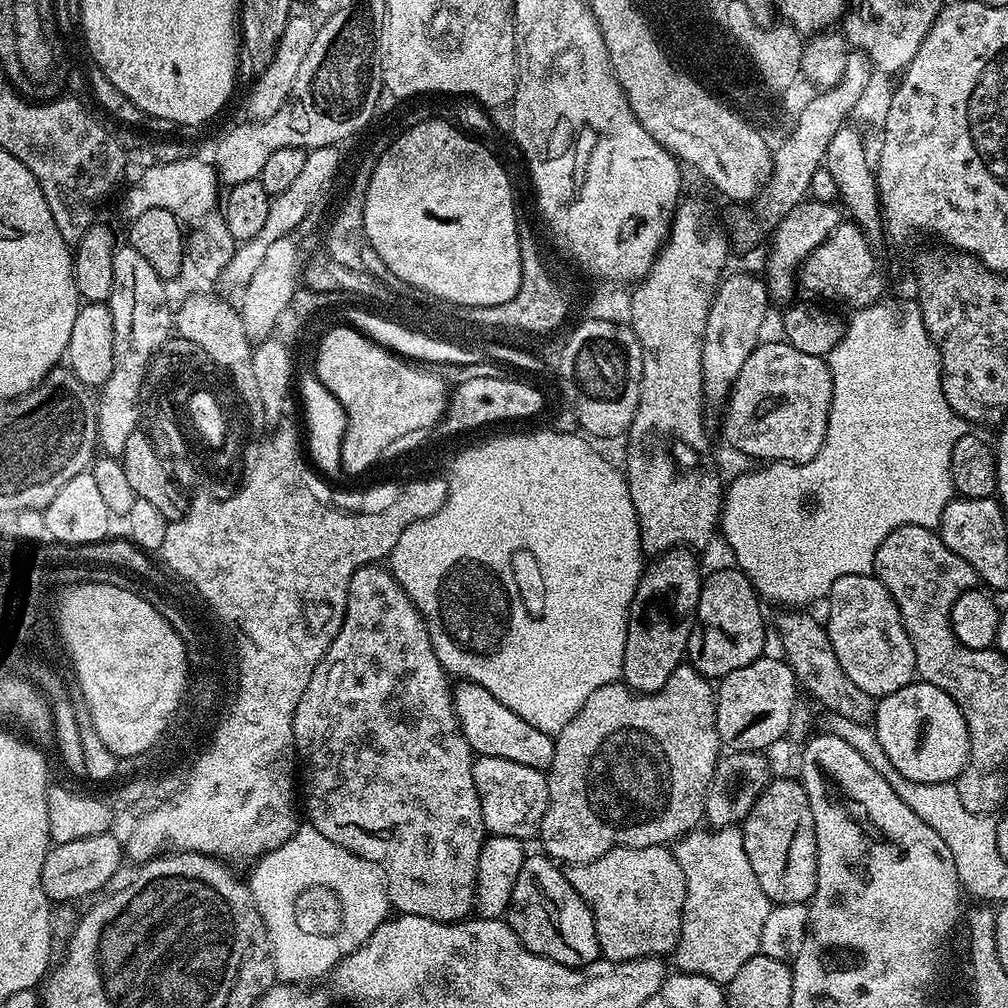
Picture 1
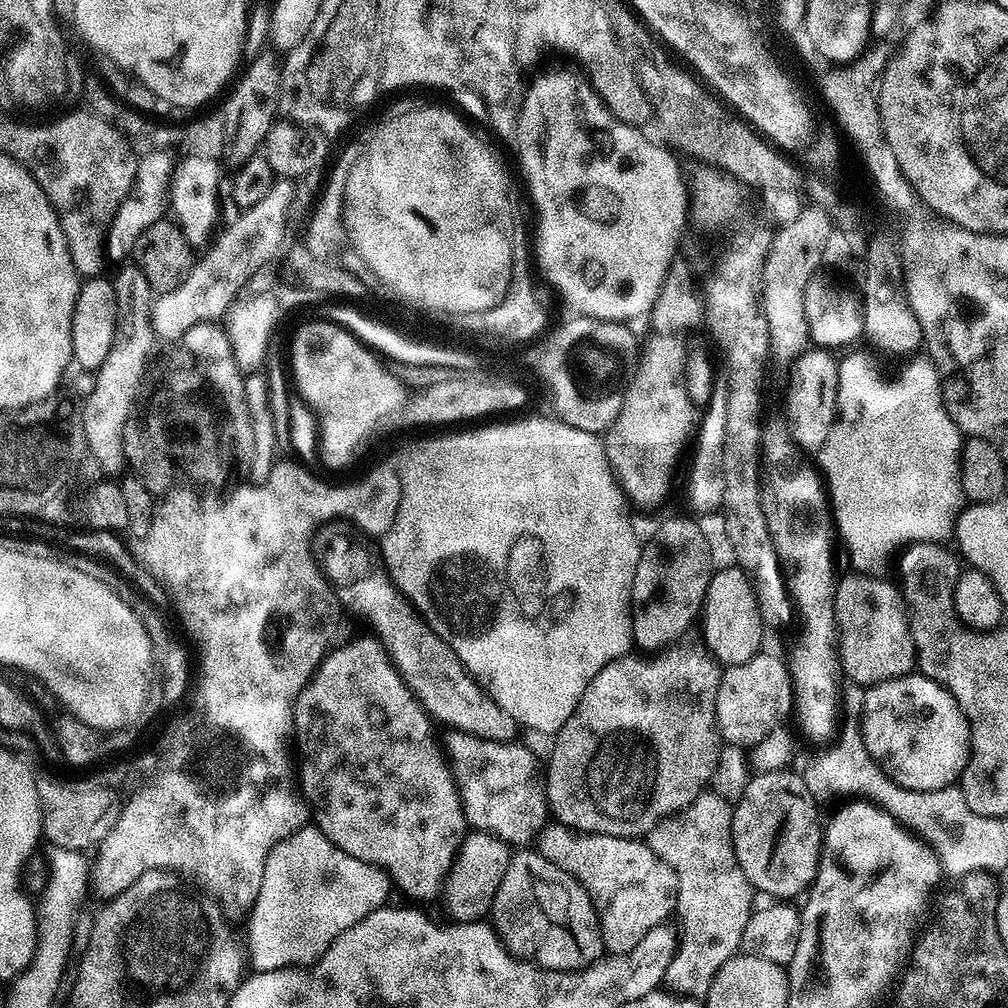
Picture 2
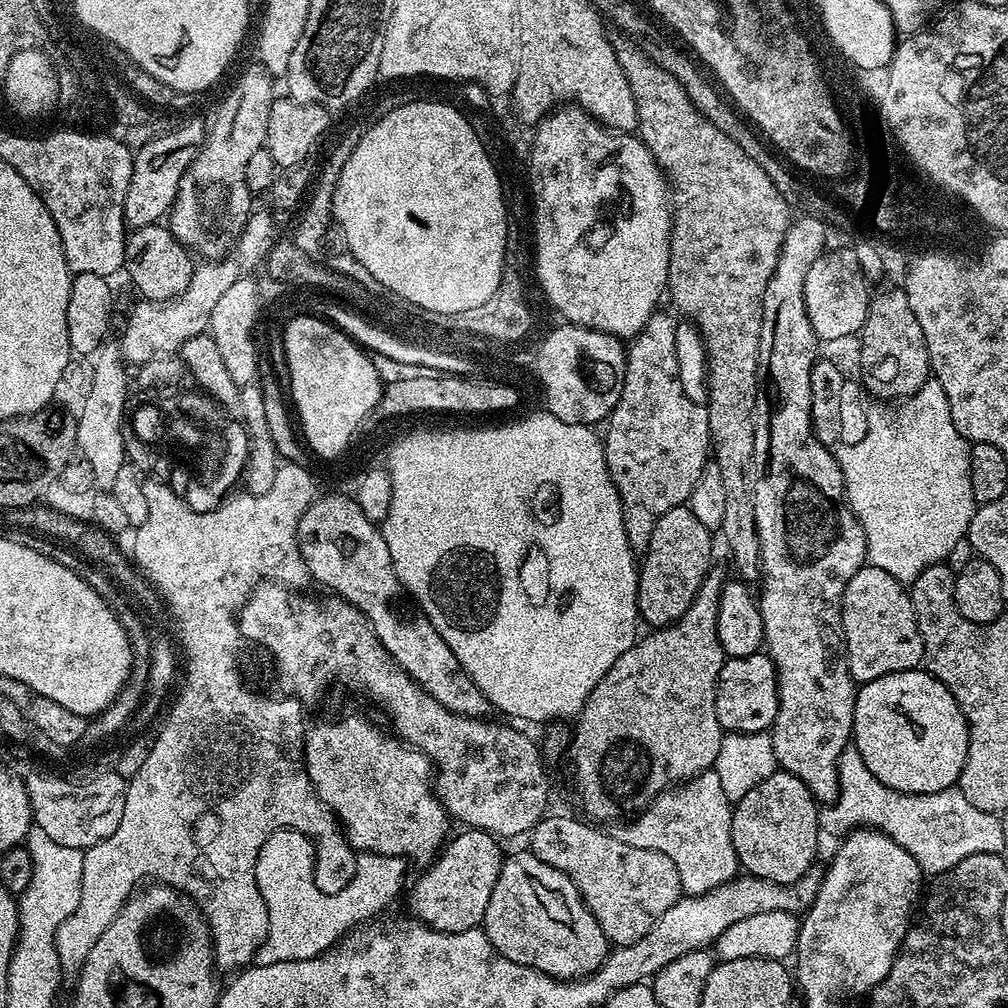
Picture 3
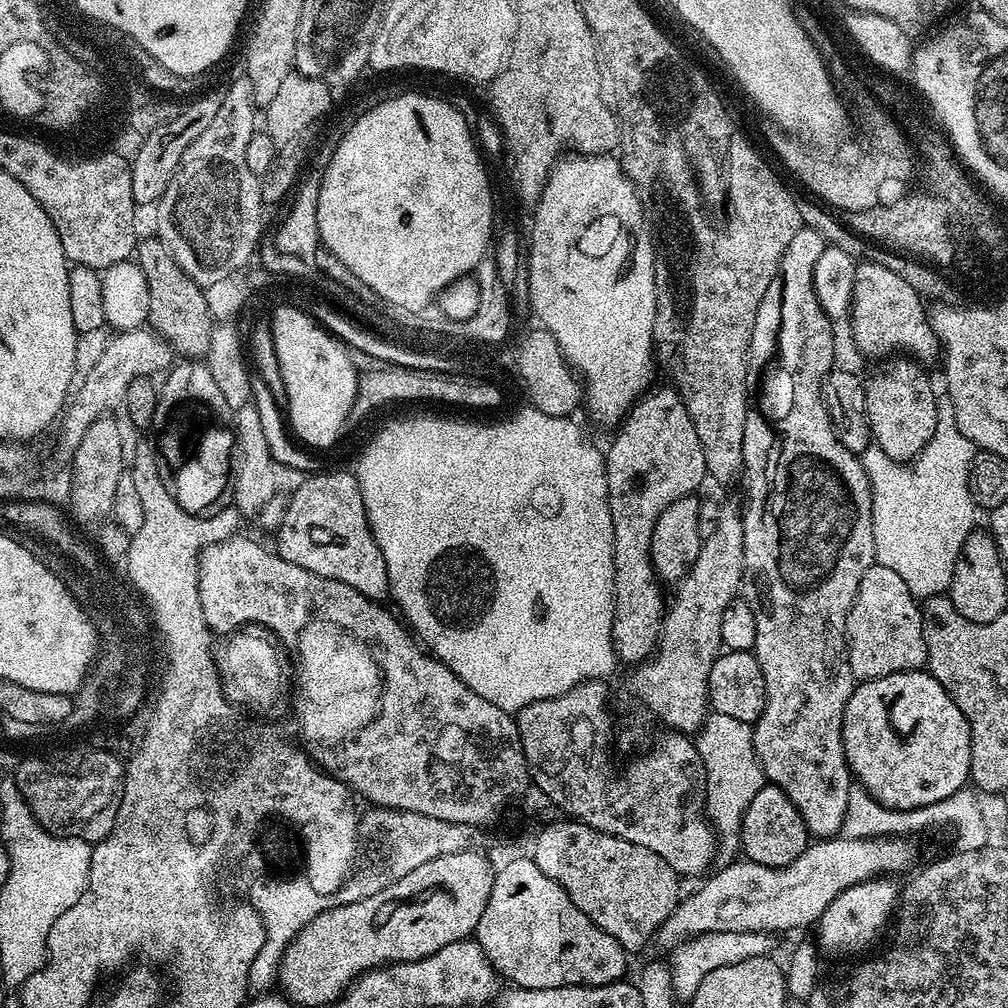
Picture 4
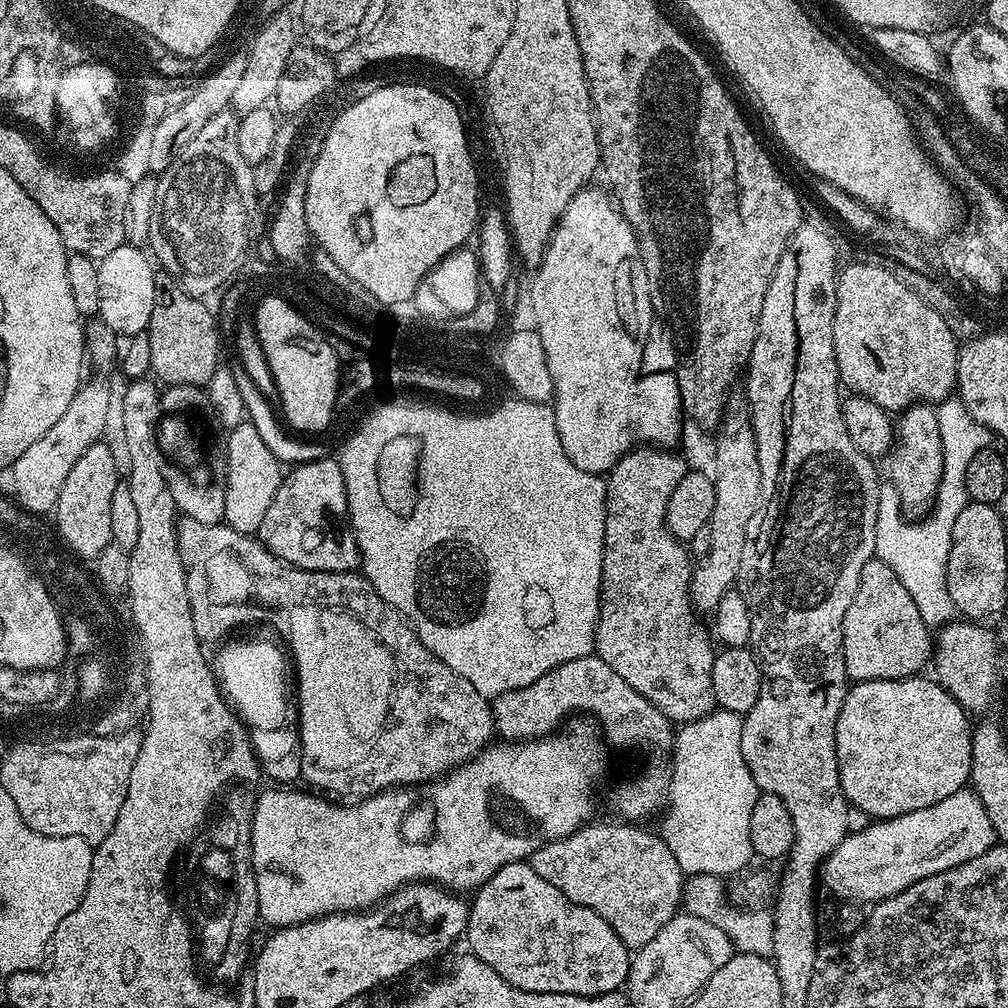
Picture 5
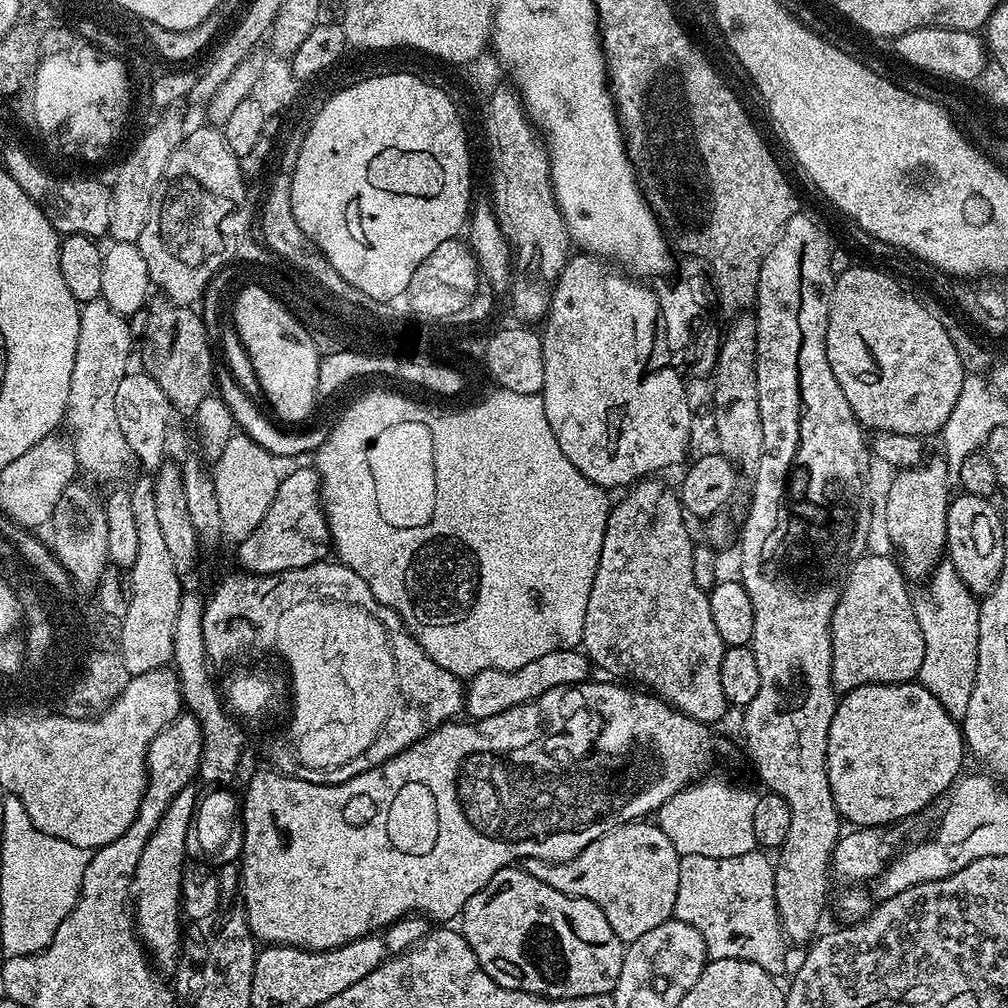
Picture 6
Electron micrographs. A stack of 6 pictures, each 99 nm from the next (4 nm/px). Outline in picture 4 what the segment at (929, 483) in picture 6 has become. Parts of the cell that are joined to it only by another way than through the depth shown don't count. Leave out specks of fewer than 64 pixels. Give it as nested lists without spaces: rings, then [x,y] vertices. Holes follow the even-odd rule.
[[[897,354],[885,359],[877,372],[872,372],[862,384],[864,397],[864,417],[868,419],[868,430],[875,447],[882,449],[886,458],[894,458],[901,462],[911,462],[924,451],[927,444],[932,443],[934,430],[938,426],[938,392],[932,389],[932,380],[924,373],[925,365],[909,358],[904,354]]]

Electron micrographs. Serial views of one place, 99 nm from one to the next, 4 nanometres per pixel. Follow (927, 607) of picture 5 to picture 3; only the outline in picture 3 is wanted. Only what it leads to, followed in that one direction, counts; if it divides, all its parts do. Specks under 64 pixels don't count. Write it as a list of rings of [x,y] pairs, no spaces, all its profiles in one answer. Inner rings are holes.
[[[929,378],[913,396],[907,400],[897,403],[895,406],[880,406],[877,412],[872,412],[868,416],[868,429],[864,432],[861,440],[856,440],[853,444],[845,443],[839,449],[838,459],[842,478],[844,479],[844,494],[852,513],[858,518],[862,530],[866,536],[866,550],[868,551],[867,563],[872,564],[878,570],[886,570],[901,584],[908,586],[916,580],[922,570],[926,570],[931,564],[943,564],[948,560],[947,556],[955,550],[968,535],[970,518],[977,510],[977,502],[974,498],[974,490],[970,490],[970,444],[965,440],[964,435],[956,429],[954,422],[950,418],[950,402],[946,402],[946,390],[935,378]]]

